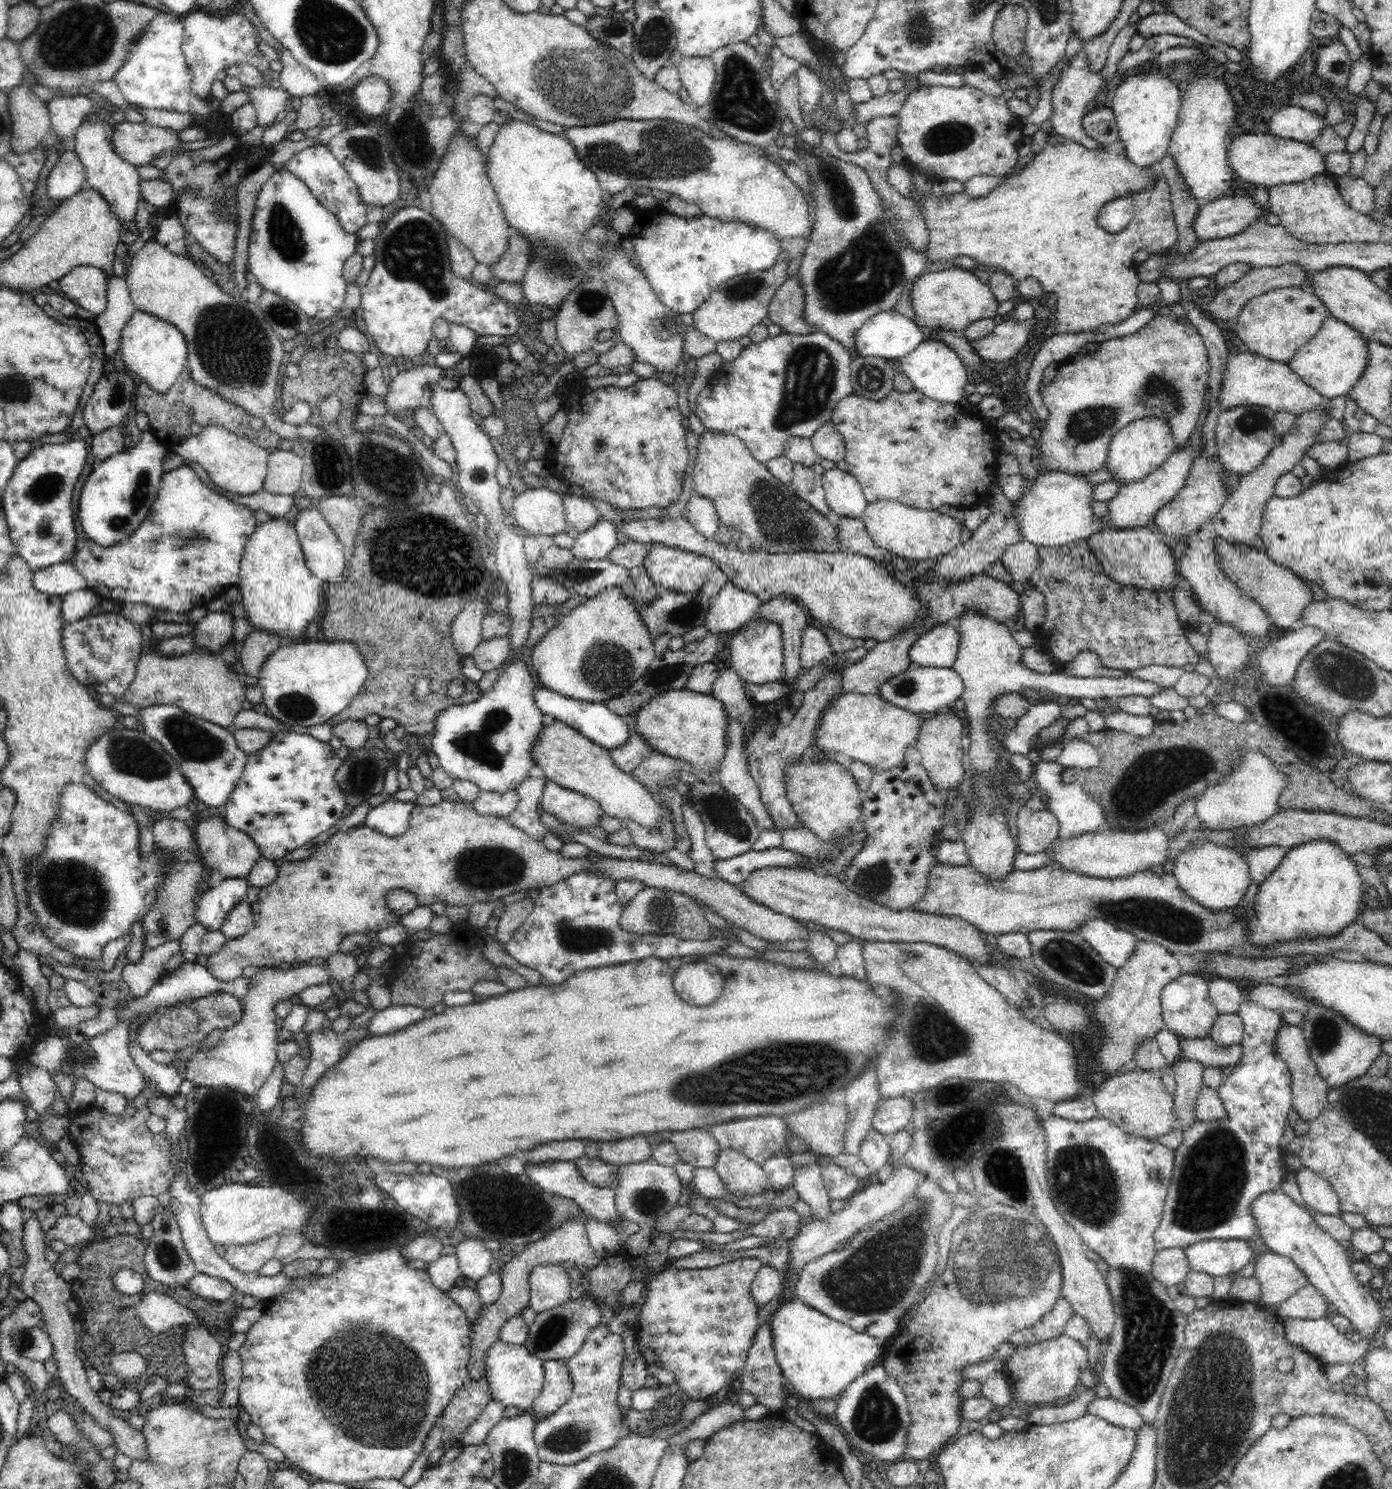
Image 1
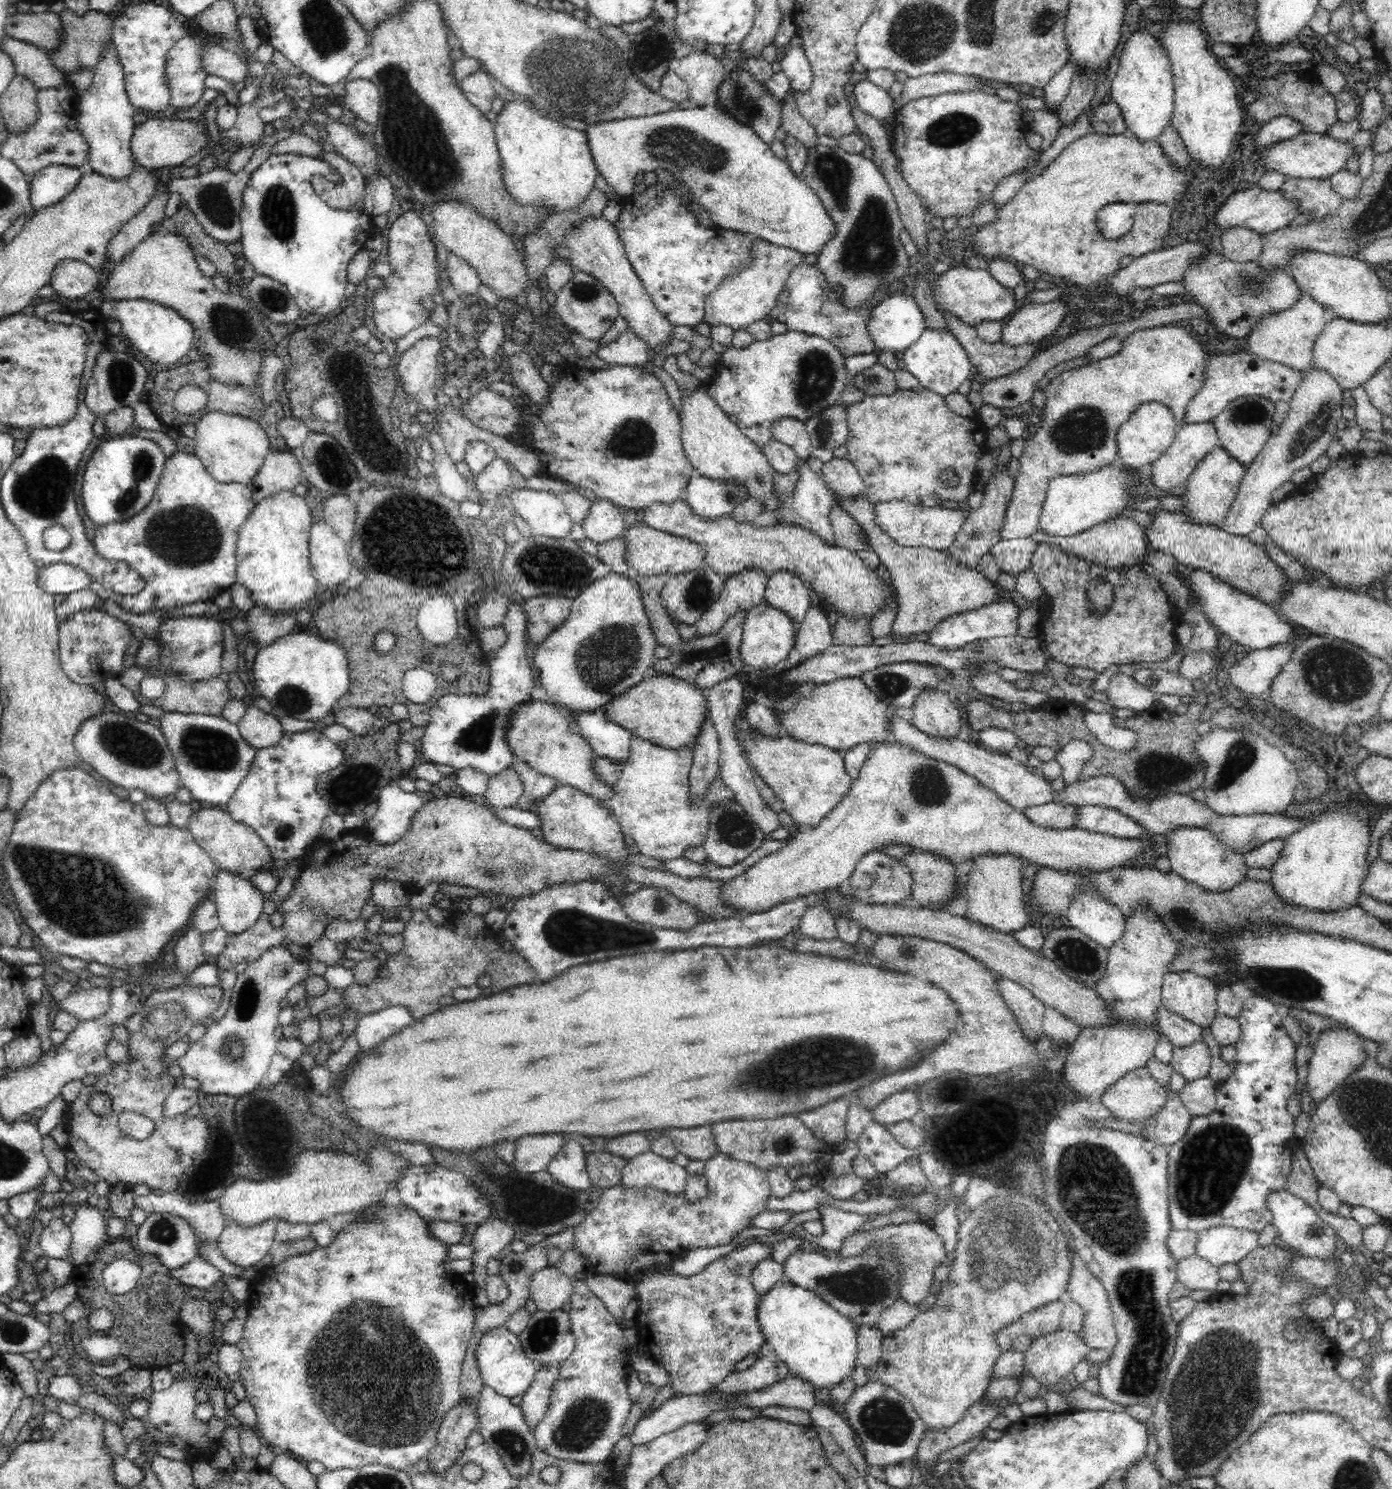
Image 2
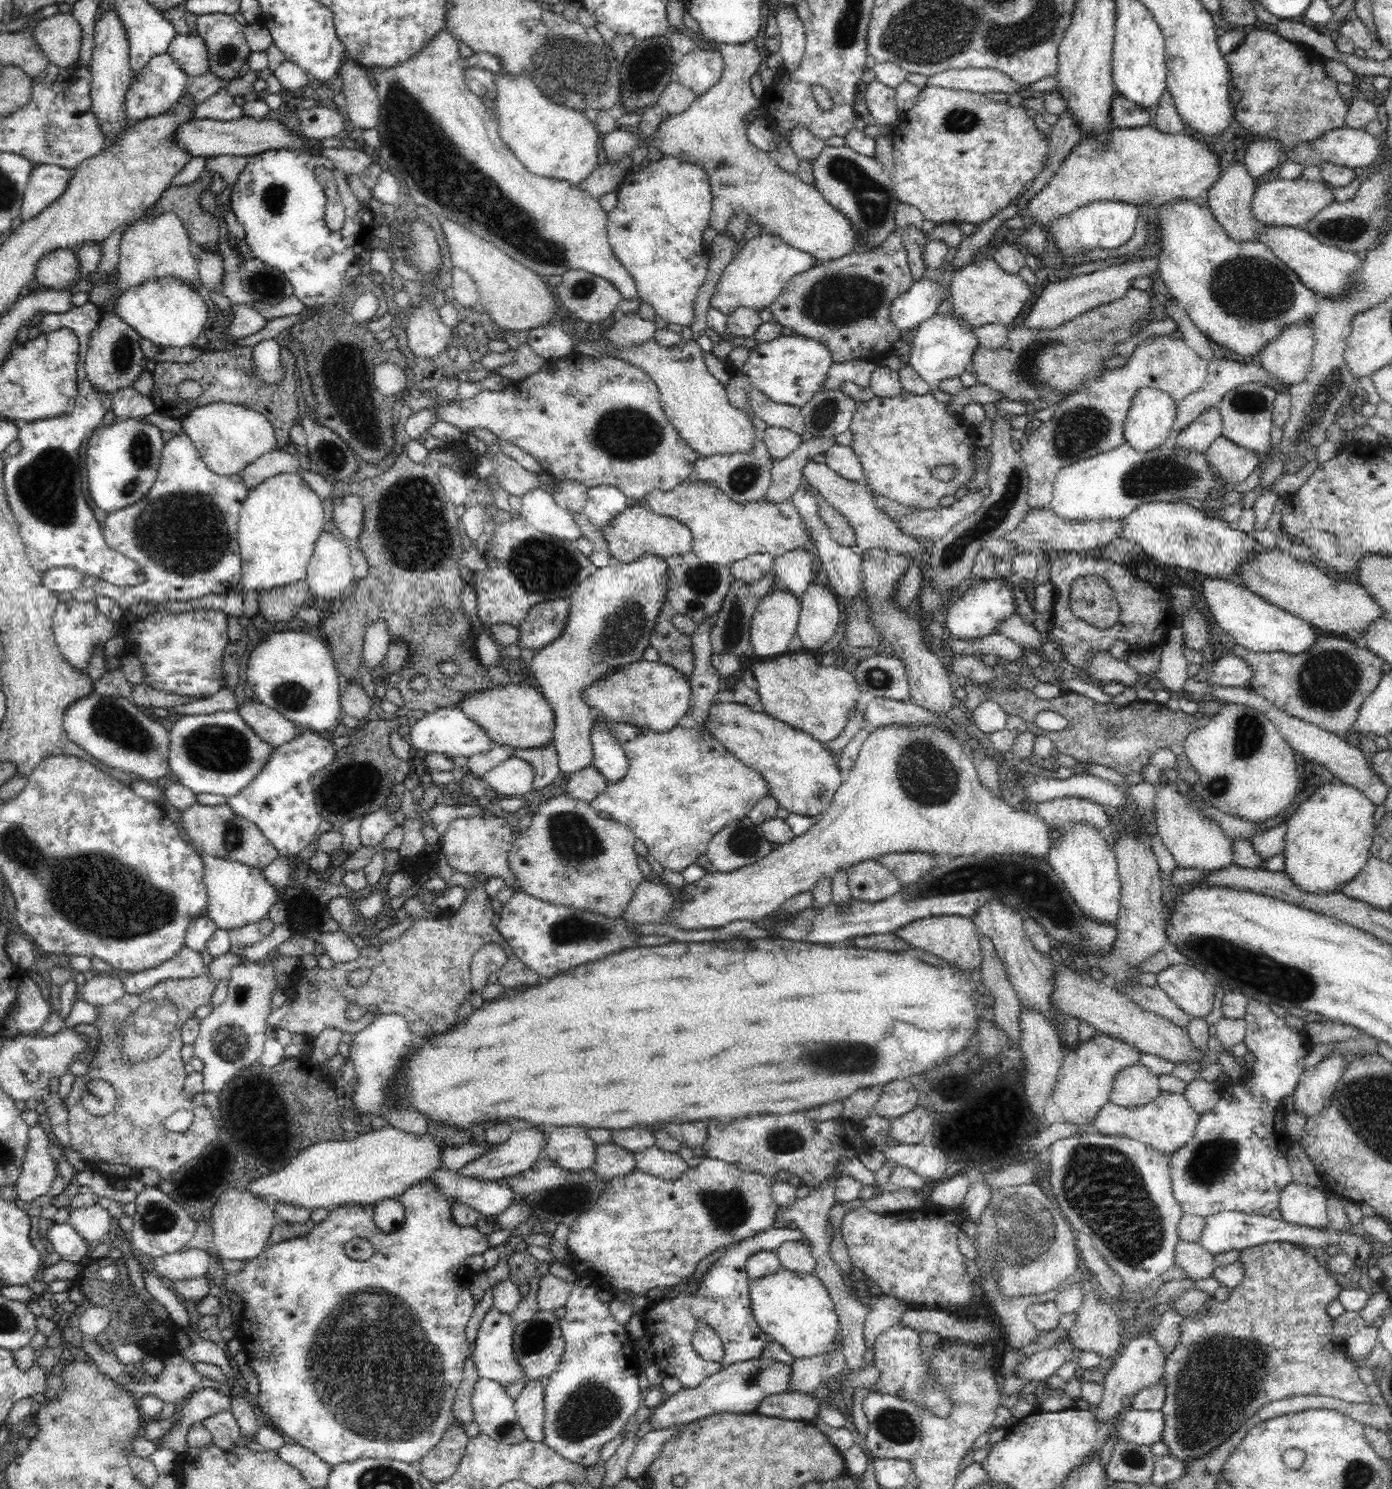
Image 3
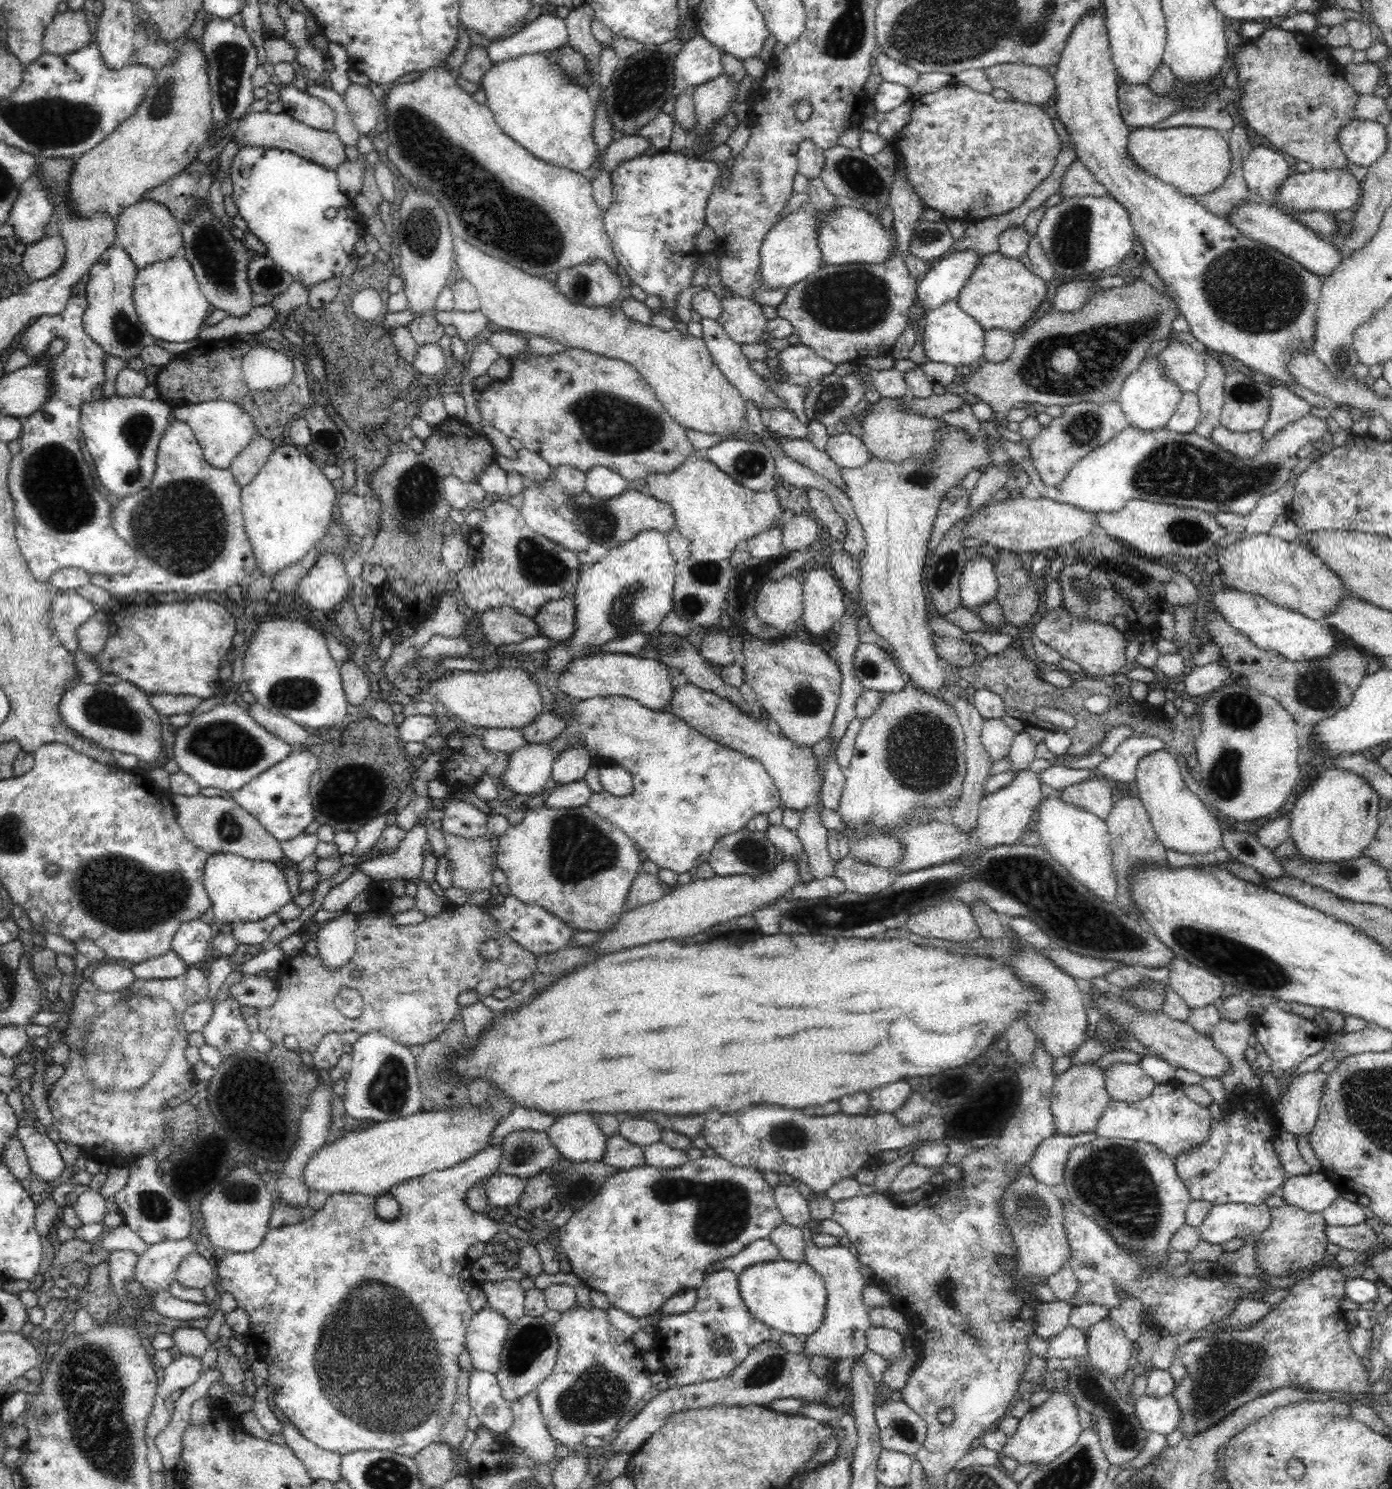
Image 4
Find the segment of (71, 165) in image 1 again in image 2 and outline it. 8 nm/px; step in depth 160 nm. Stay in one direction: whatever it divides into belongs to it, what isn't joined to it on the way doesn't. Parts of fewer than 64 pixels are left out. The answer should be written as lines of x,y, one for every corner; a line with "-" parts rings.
52,164
36,172
30,183
29,208
39,211
60,202
76,188
82,173
83,170
62,164

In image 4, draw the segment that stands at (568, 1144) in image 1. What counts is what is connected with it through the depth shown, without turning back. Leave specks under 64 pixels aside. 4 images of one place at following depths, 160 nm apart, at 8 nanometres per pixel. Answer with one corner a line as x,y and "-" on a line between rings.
487,1147
464,1162
443,1171
431,1172
391,1188
388,1194
396,1197
400,1203
399,1217
395,1221
386,1222
376,1217
375,1197
340,1193
330,1195
326,1204
317,1210
311,1219
284,1228
270,1229
256,1250
218,1255
219,1287
222,1287
224,1292
230,1293
235,1298
237,1306
248,1313
250,1322
247,1339
256,1350
256,1359
264,1362
268,1370
264,1386
270,1389
270,1393
272,1392
278,1410
290,1420
302,1436
322,1451
344,1456
354,1451
378,1450
414,1459
417,1452
429,1444
442,1440
441,1432
443,1426
450,1420
457,1393
457,1380
462,1370
458,1364
458,1356
465,1348
466,1331
473,1315
469,1293
478,1286
478,1282
470,1275
472,1262
467,1257
467,1252
473,1244
487,1244
496,1234
502,1232
500,1223
496,1224
484,1213
468,1209
464,1198
477,1182
496,1174
502,1159
502,1148

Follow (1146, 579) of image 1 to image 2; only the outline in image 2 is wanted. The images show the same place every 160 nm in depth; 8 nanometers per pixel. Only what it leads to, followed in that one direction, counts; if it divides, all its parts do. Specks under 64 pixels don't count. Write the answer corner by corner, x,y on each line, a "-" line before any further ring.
1130,518
1109,519
1070,538
1053,538
1053,536
1038,531
1031,538
1036,540
1036,543
1056,544
1083,562
1116,572
1128,571
1130,568
1142,568
1141,565
1147,558
1147,551
1151,551
1145,529
1136,520

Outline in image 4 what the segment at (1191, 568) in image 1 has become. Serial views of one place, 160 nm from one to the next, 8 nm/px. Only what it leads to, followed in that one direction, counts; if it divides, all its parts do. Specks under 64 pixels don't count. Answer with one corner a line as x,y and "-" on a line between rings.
1225,588
1214,595
1213,608
1218,609
1224,621
1246,635
1257,648
1275,651
1292,662
1309,662
1328,657
1335,652
1336,642
1326,623
1312,620
1299,612
1272,604
1262,596

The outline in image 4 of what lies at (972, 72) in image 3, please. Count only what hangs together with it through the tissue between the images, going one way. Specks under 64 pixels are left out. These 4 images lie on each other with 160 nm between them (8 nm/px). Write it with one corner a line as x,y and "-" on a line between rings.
996,64
982,69
994,89
1008,92
1015,101
1042,106
1055,94
1055,81
1046,69
1022,64

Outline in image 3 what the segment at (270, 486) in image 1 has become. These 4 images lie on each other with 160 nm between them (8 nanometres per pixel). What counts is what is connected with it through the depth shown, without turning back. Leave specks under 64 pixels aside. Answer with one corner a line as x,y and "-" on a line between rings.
276,449
263,454
251,465
248,465
242,472
248,490
256,488
259,484
265,483
268,479
279,474
296,475
301,471
300,460
290,449

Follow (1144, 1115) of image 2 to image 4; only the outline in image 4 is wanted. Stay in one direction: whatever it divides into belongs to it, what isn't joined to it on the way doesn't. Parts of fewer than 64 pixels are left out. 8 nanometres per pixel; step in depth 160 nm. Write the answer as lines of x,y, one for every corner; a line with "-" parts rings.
1116,1062
1106,1069
1106,1088
1112,1101
1135,1103
1148,1098
1156,1084
1153,1079
1141,1070
1139,1064

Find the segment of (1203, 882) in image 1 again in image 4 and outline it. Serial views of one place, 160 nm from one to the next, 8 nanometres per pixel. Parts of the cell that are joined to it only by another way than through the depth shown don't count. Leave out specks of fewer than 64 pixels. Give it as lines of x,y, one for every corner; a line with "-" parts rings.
1156,751
1139,760
1134,782
1138,797
1148,811
1155,833
1166,850
1180,854
1208,854
1223,846
1223,829
1202,800
1188,790
1180,767
1171,753

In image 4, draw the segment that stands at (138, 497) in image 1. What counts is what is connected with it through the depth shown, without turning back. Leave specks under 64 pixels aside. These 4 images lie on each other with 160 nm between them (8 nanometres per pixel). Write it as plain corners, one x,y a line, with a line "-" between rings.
142,397
110,399
83,404
81,408
81,433
84,434
86,448
92,456
96,476
100,484
108,491
109,498
118,500
143,491
153,479
157,465
157,450
160,439
167,428
170,405
160,398
147,400

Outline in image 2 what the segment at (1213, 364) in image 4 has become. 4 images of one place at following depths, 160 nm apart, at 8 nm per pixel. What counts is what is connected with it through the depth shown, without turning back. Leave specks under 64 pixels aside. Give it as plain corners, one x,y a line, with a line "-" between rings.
1212,422
1210,423
1188,423
1178,428
1171,445
1164,451
1164,454
1151,464
1151,478
1146,484
1163,491
1166,496
1172,494
1171,490
1180,484
1186,484
1189,476
1196,468
1196,465
1216,447
1219,446
1218,435

